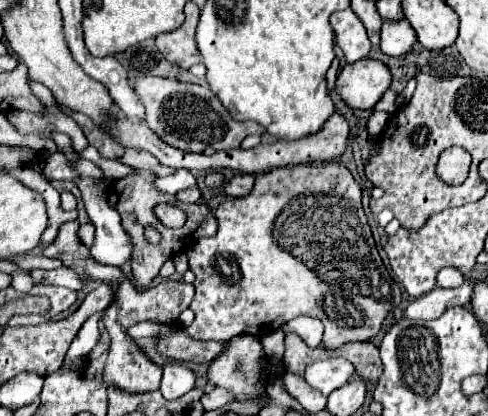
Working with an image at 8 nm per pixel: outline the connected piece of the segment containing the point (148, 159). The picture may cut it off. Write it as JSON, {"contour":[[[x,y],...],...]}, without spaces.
{"contour":[[[128,148],[126,154],[120,158],[122,164],[128,164],[128,166],[134,166],[134,168],[142,168],[142,170],[150,170],[154,172],[156,176],[170,176],[174,174],[176,170],[170,170],[170,166],[160,166],[156,162],[156,158],[152,158],[152,154],[148,152],[140,152],[140,150],[134,150],[134,148]]]}

